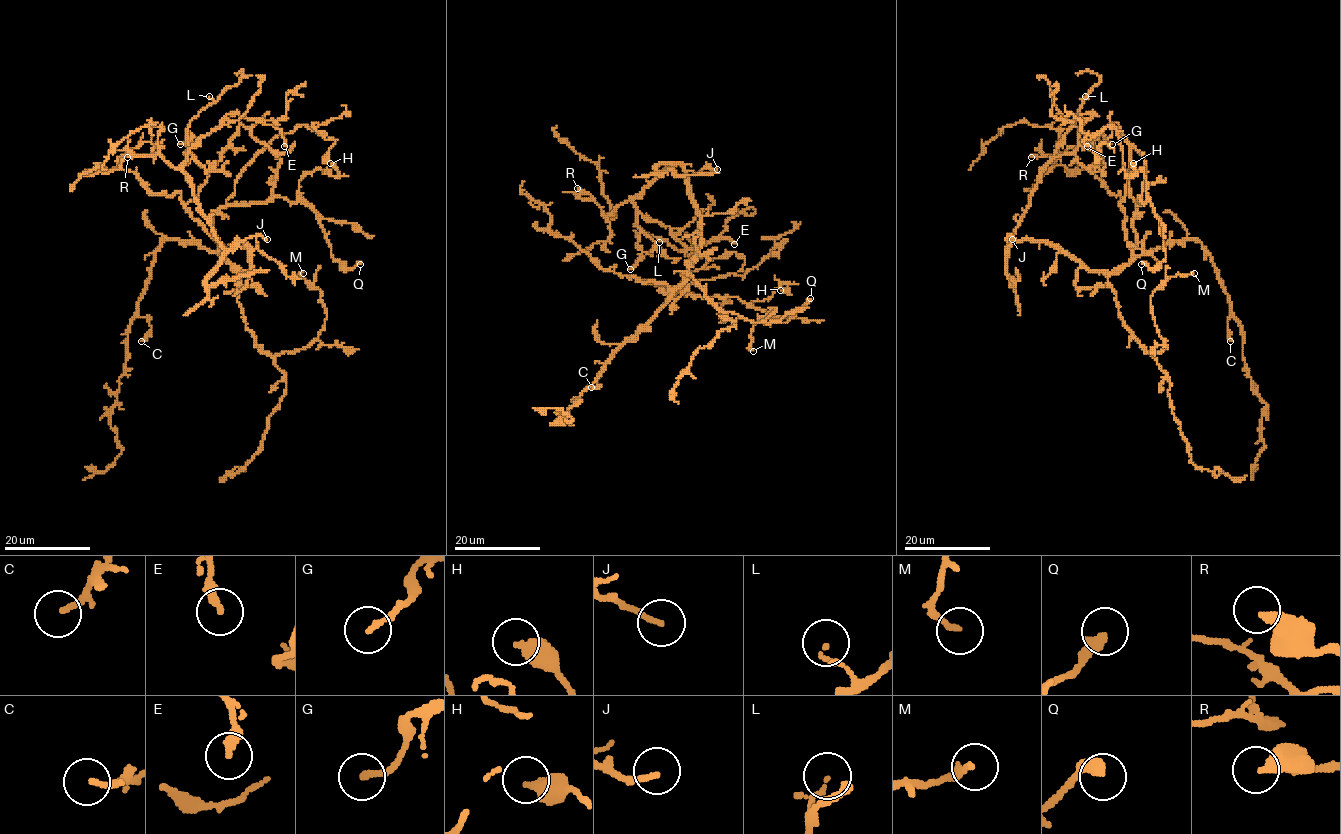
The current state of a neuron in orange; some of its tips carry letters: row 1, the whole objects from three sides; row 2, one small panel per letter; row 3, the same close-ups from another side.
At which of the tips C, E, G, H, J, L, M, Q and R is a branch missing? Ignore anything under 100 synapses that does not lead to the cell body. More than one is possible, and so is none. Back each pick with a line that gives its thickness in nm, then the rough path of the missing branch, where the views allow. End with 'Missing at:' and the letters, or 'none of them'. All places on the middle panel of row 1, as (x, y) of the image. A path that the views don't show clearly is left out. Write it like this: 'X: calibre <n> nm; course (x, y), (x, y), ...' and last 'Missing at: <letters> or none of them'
Missing at: none of them

